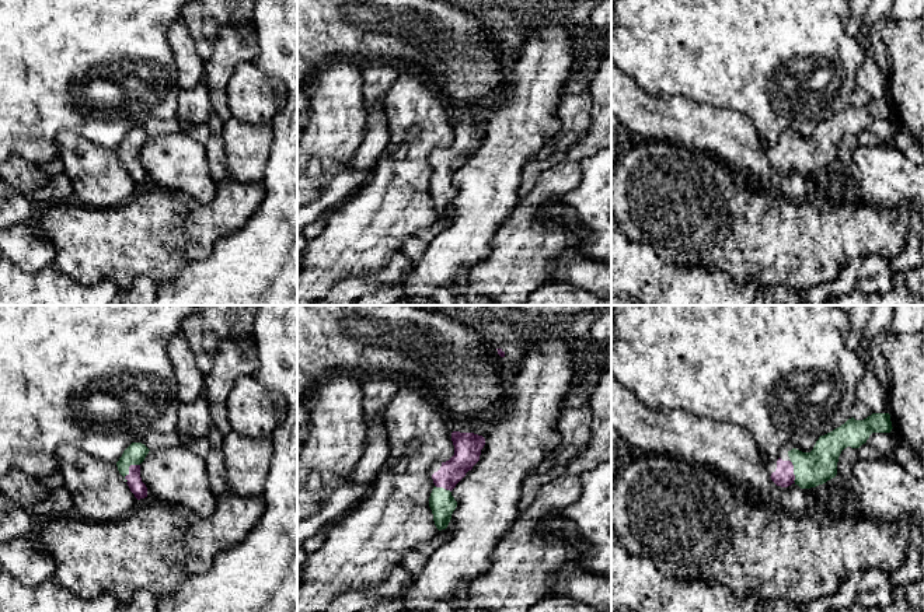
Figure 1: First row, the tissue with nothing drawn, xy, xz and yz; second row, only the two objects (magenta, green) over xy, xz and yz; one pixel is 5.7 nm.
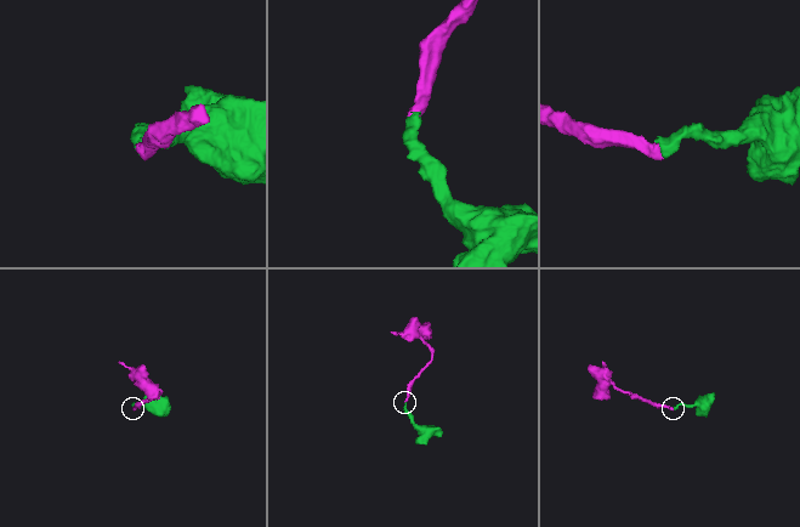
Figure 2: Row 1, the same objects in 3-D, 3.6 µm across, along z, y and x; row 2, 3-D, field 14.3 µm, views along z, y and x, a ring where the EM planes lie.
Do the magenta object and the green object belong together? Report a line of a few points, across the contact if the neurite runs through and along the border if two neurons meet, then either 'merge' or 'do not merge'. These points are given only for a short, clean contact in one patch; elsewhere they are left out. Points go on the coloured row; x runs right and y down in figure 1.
line xy (138, 488), (129, 469), (129, 461), (135, 454); merge

